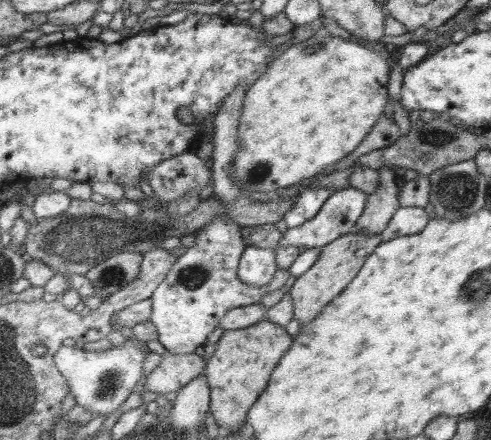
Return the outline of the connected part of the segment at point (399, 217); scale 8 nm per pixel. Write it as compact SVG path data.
M402 206L394 214L386 229L381 234L381 242L387 242L400 236L412 236L419 234L431 220L425 208L418 206Z

